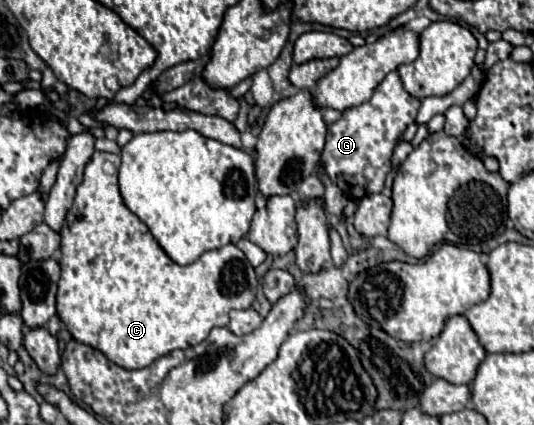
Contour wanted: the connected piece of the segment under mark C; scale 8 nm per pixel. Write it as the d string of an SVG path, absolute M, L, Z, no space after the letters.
M94 152L92 156L92 162L86 166L84 170L84 180L82 184L76 188L76 196L74 196L74 204L72 208L68 210L66 214L66 226L62 226L60 230L60 236L62 236L62 242L60 242L60 258L58 258L58 264L60 264L60 282L58 282L58 294L56 294L56 312L60 316L60 322L68 328L68 332L72 334L74 340L82 342L82 344L88 344L92 348L96 348L98 352L102 352L110 362L118 364L120 368L126 368L126 370L138 370L138 368L144 368L148 366L150 362L154 362L156 358L176 350L176 348L188 348L188 346L196 346L200 342L204 342L210 334L210 330L214 326L226 326L228 320L230 320L230 310L246 310L252 306L254 302L254 294L256 294L256 286L258 286L258 280L256 280L256 274L254 274L254 268L250 266L248 258L244 256L244 252L240 248L236 248L234 244L226 244L222 248L216 248L216 250L210 250L206 254L202 254L196 262L188 264L188 266L178 266L176 262L172 262L166 252L158 246L158 242L154 240L154 236L150 234L150 230L146 228L146 224L142 224L138 220L138 216L134 216L122 202L122 196L118 192L118 174L106 174L102 170L102 166L106 164L112 164L112 166L120 166L120 156L118 154L108 154L108 152Z

